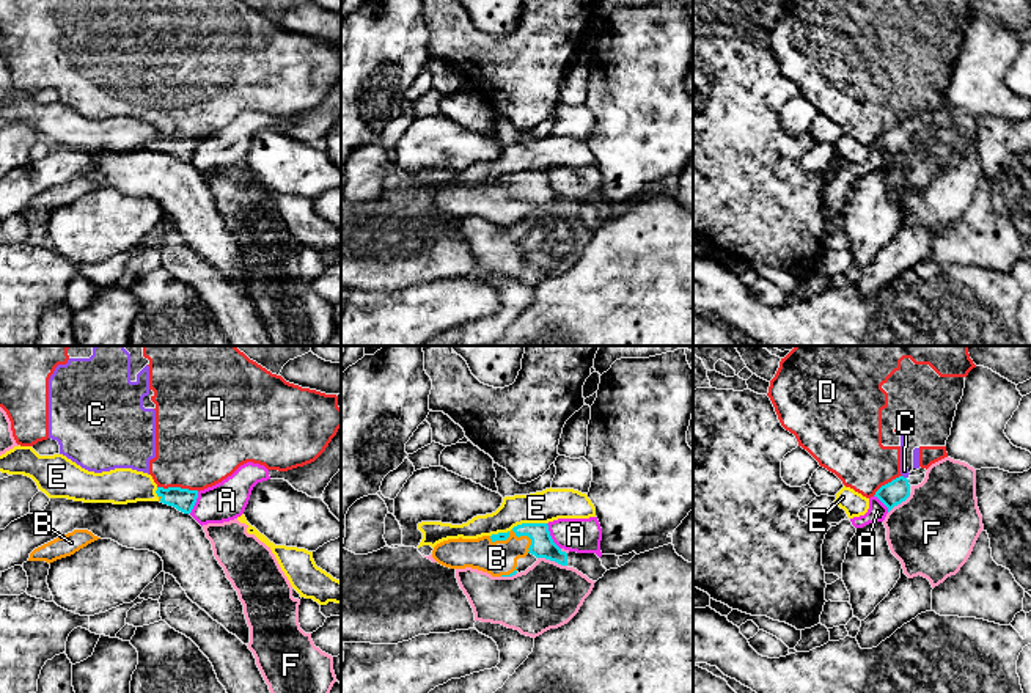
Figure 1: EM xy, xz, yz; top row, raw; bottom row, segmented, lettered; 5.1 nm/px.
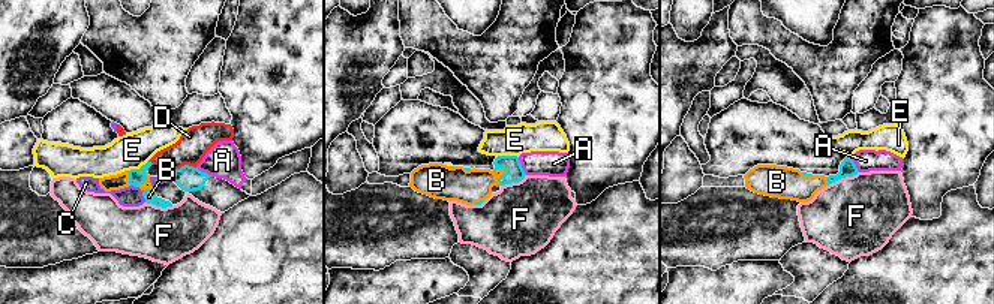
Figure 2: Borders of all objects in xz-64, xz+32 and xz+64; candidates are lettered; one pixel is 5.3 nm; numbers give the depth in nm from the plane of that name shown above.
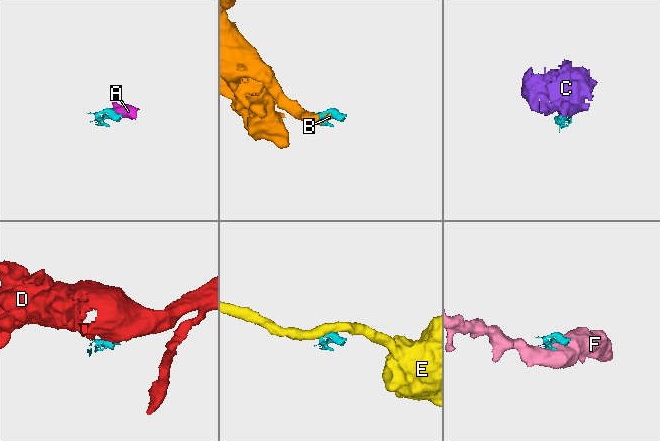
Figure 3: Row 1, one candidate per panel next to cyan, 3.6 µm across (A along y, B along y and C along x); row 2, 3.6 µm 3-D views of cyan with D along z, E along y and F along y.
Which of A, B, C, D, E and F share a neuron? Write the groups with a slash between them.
A / B / C D / E / F

